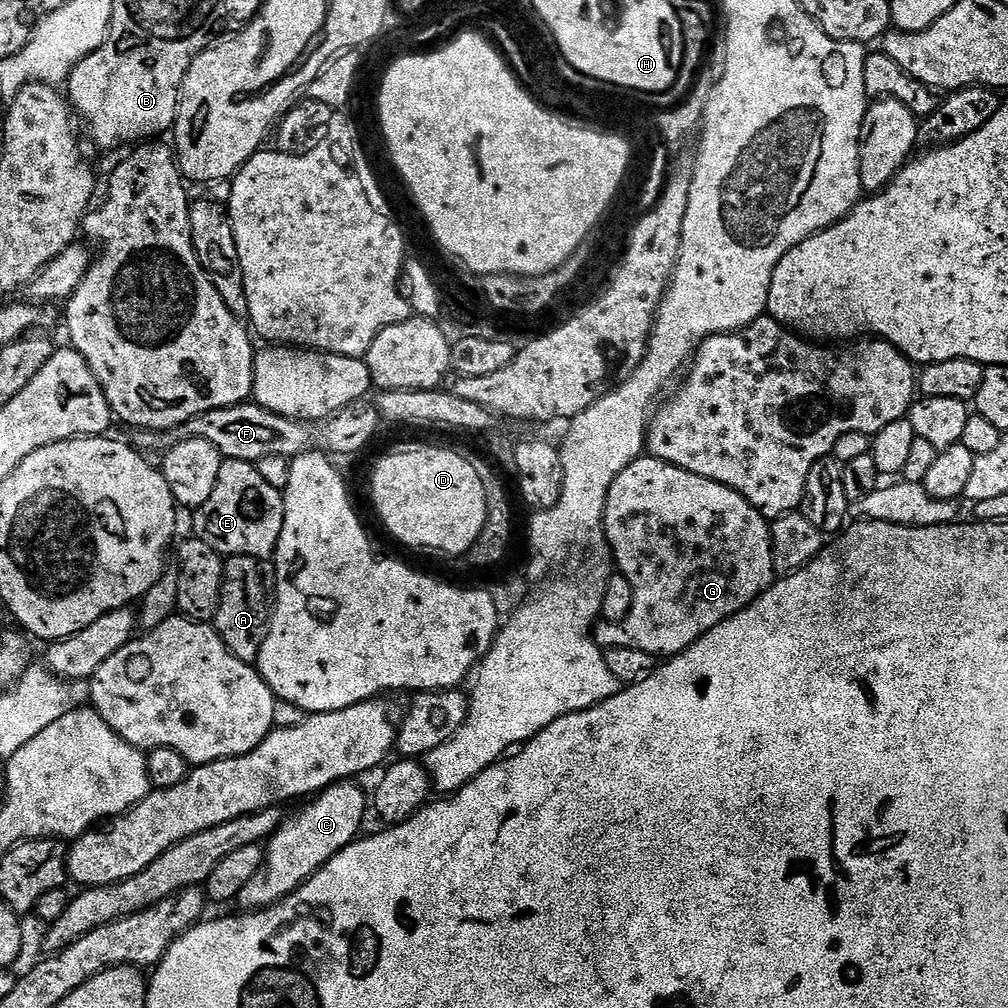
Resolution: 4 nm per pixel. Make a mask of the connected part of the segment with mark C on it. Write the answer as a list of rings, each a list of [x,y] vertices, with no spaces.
[[[341,782],[325,788],[315,798],[309,799],[301,812],[292,817],[281,819],[280,828],[266,841],[264,865],[242,886],[236,895],[235,903],[241,904],[244,912],[259,912],[282,898],[286,898],[298,886],[302,886],[334,854],[351,844],[361,835],[360,827],[364,824],[364,811],[369,811],[370,800],[356,782]]]

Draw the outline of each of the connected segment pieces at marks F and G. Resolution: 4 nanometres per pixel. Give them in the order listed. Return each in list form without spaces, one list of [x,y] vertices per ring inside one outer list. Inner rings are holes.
[[[245,402],[235,404],[232,408],[215,408],[193,420],[179,424],[176,428],[168,428],[164,432],[151,432],[149,428],[138,428],[131,433],[133,436],[130,437],[130,440],[137,449],[143,450],[145,453],[163,454],[169,452],[175,444],[183,440],[206,438],[206,442],[214,442],[214,446],[218,446],[221,456],[229,460],[255,462],[271,456],[289,458],[300,456],[311,448],[331,454],[333,457],[352,456],[355,452],[362,451],[375,438],[376,431],[380,427],[382,427],[380,412],[372,402],[347,404],[335,416],[329,416],[327,420],[313,424],[279,416],[270,410],[261,408],[255,402]]]
[[[647,454],[635,460],[630,466],[626,466],[626,470],[622,470],[622,474],[618,474],[614,478],[604,507],[604,539],[607,540],[608,547],[612,550],[615,567],[628,579],[634,590],[634,606],[621,624],[597,623],[594,629],[594,639],[604,650],[633,648],[657,658],[676,656],[680,652],[686,651],[694,642],[698,642],[698,638],[702,638],[707,632],[714,630],[722,622],[726,622],[734,614],[738,614],[746,606],[753,604],[778,576],[772,557],[772,529],[769,521],[758,509],[752,508],[750,502],[746,502],[746,498],[742,498],[742,494],[738,494],[710,478],[690,474],[690,470],[682,470],[678,466],[656,460]]]

